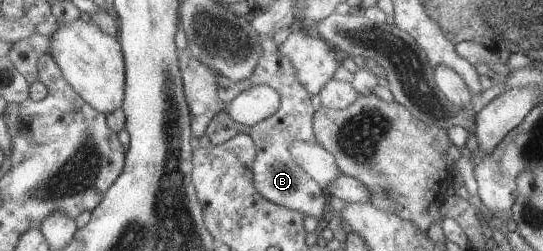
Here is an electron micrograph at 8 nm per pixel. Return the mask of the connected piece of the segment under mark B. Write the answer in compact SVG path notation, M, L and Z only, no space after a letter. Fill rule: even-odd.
M261 35L261 43L264 52L255 73L250 78L242 82L234 82L232 79L221 75L219 78L220 100L224 103L232 102L245 90L259 84L267 84L280 93L279 111L269 119L254 126L237 123L234 118L224 111L214 117L214 120L207 128L206 135L210 139L211 145L214 146L228 142L239 134L250 135L255 140L257 148L257 159L252 165L255 173L256 190L265 199L281 207L320 220L324 205L326 205L326 201L324 201L326 197L324 197L319 185L297 165L296 160L289 151L289 146L297 140L302 142L316 141L312 120L314 109L310 105L310 95L308 95L307 89L299 83L293 64L290 64L286 56L280 54L279 47L274 43L274 39Z

